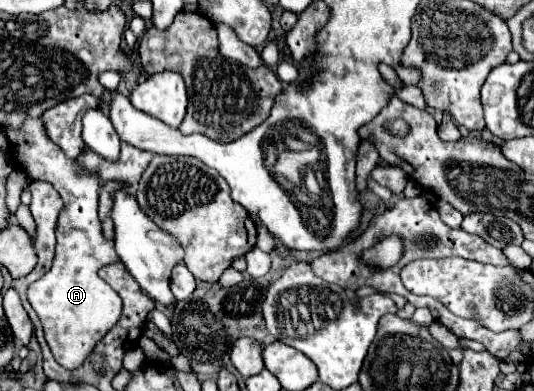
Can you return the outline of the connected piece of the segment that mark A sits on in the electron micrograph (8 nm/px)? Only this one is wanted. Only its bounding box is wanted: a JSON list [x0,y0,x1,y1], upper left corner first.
[20,118,122,370]

